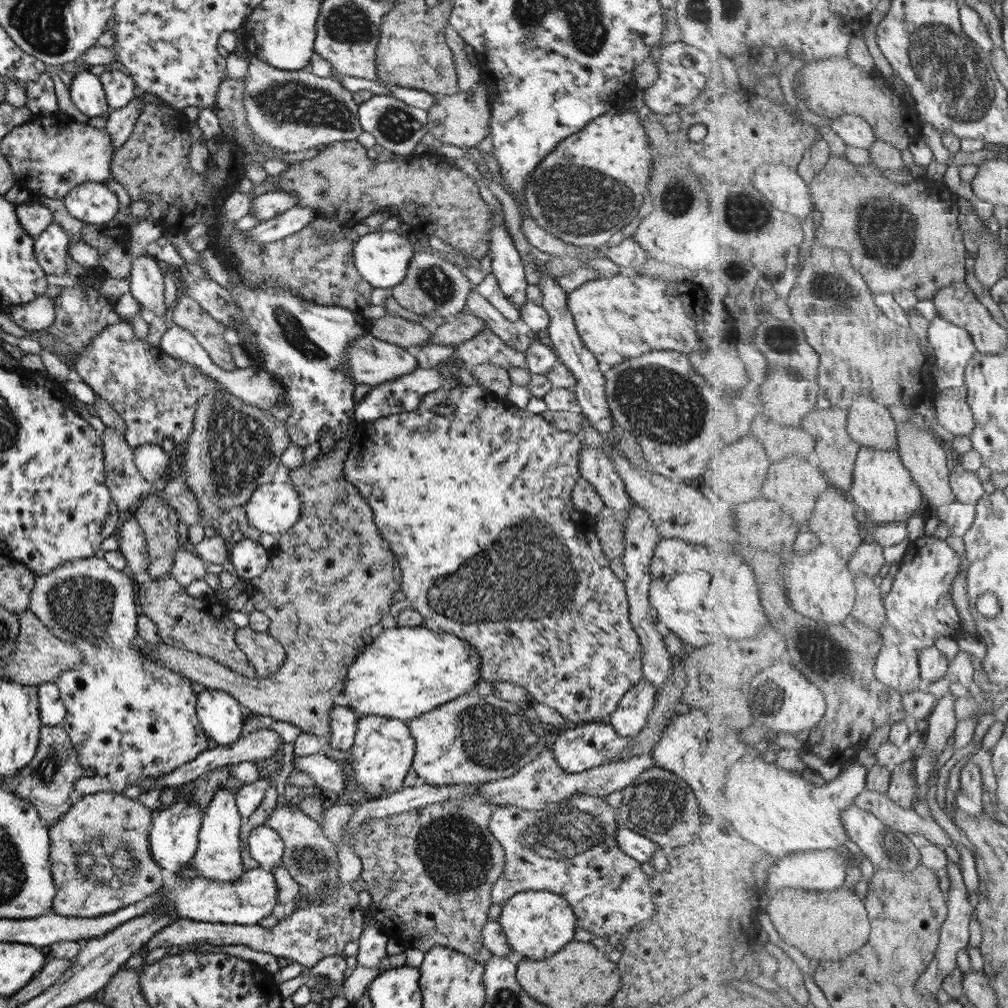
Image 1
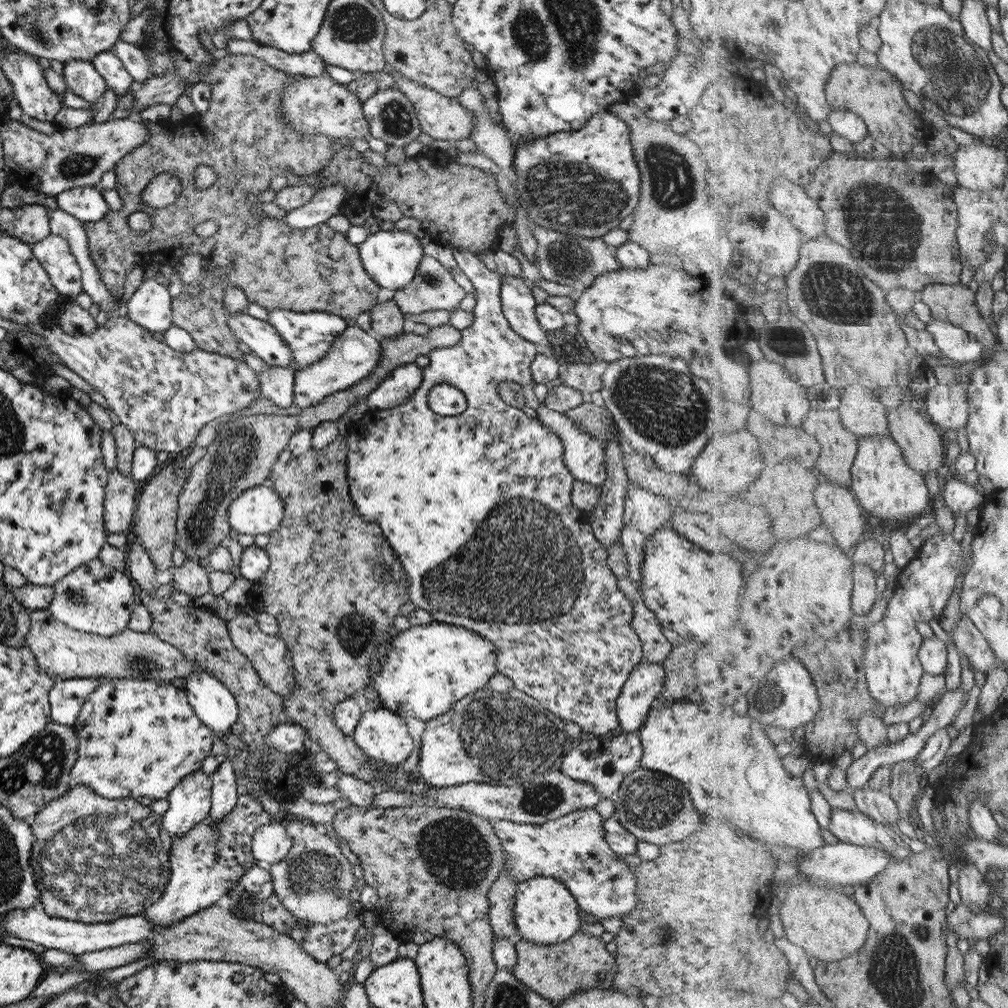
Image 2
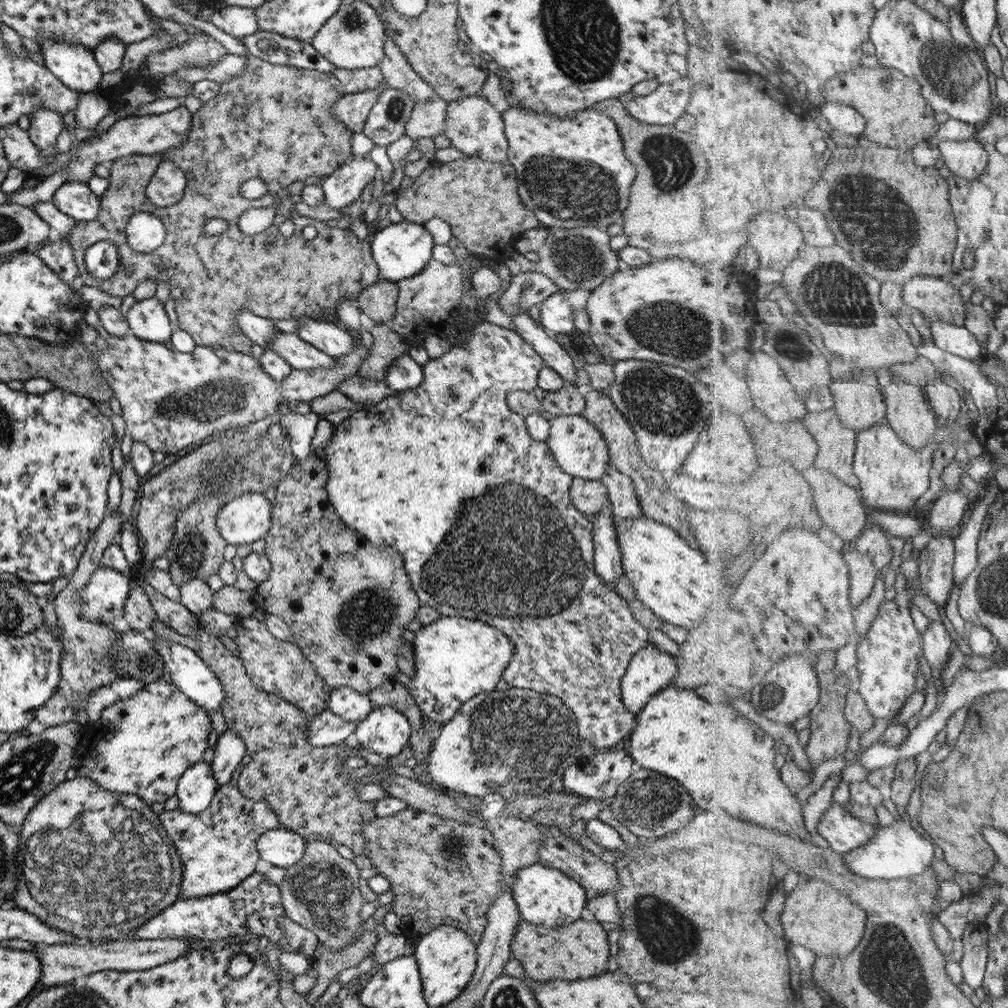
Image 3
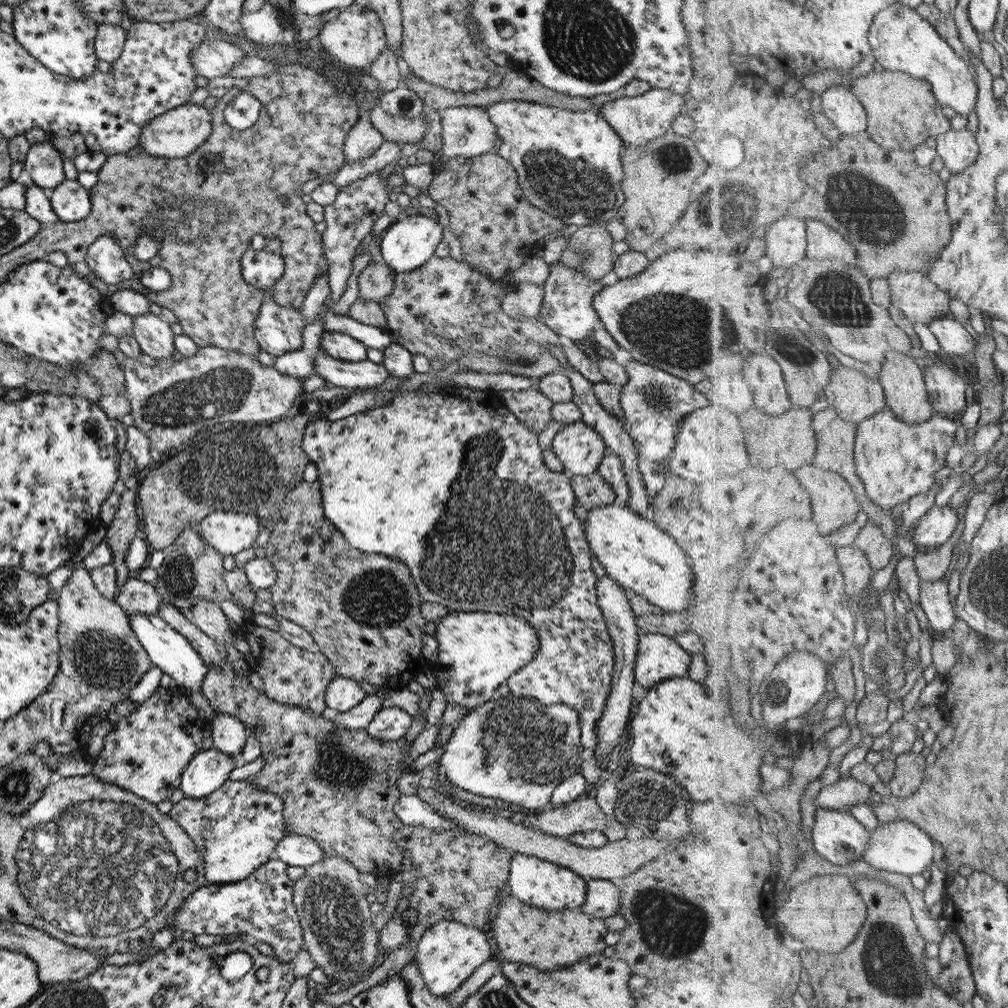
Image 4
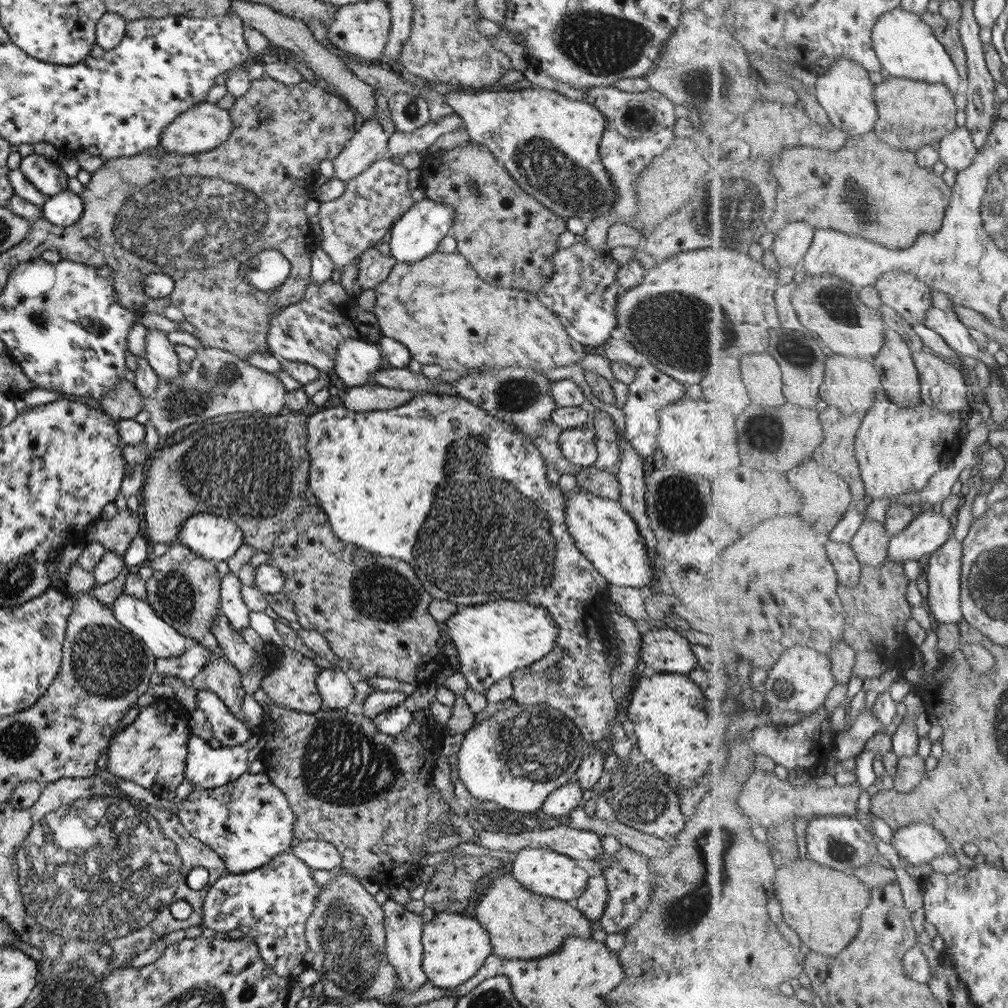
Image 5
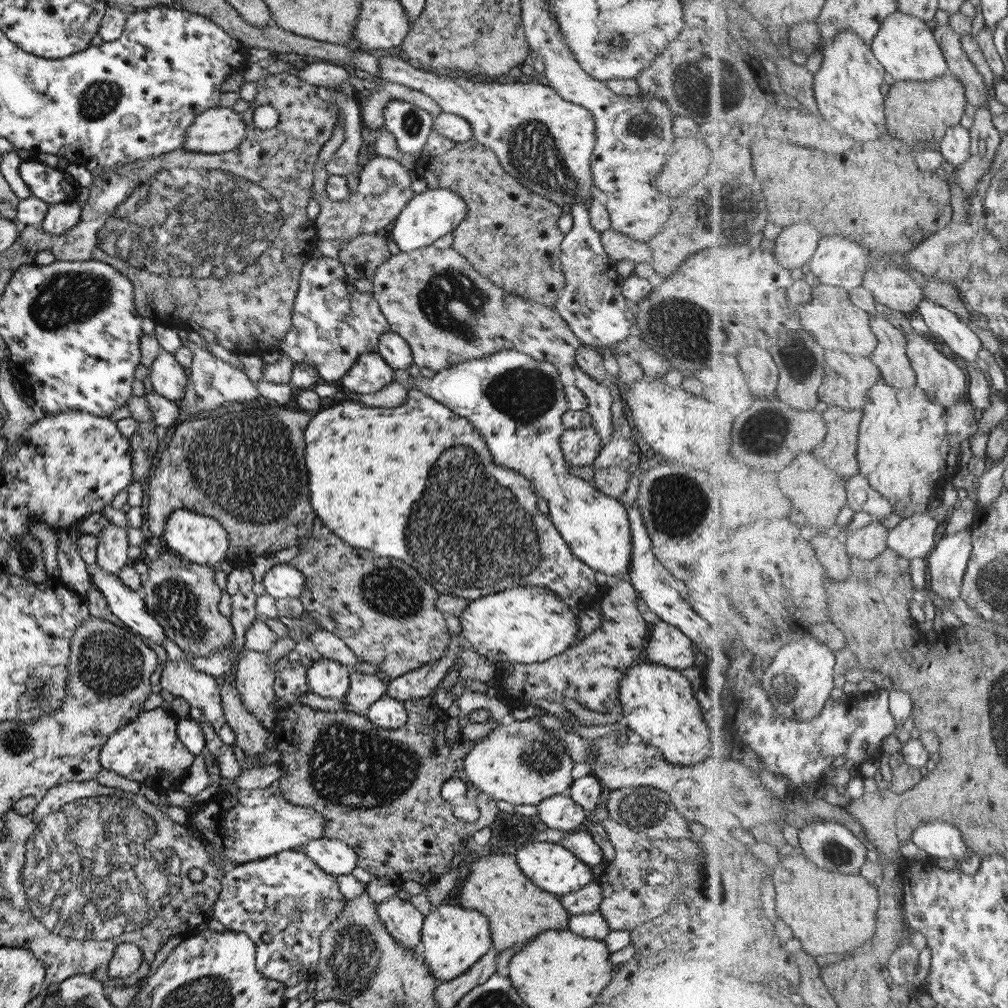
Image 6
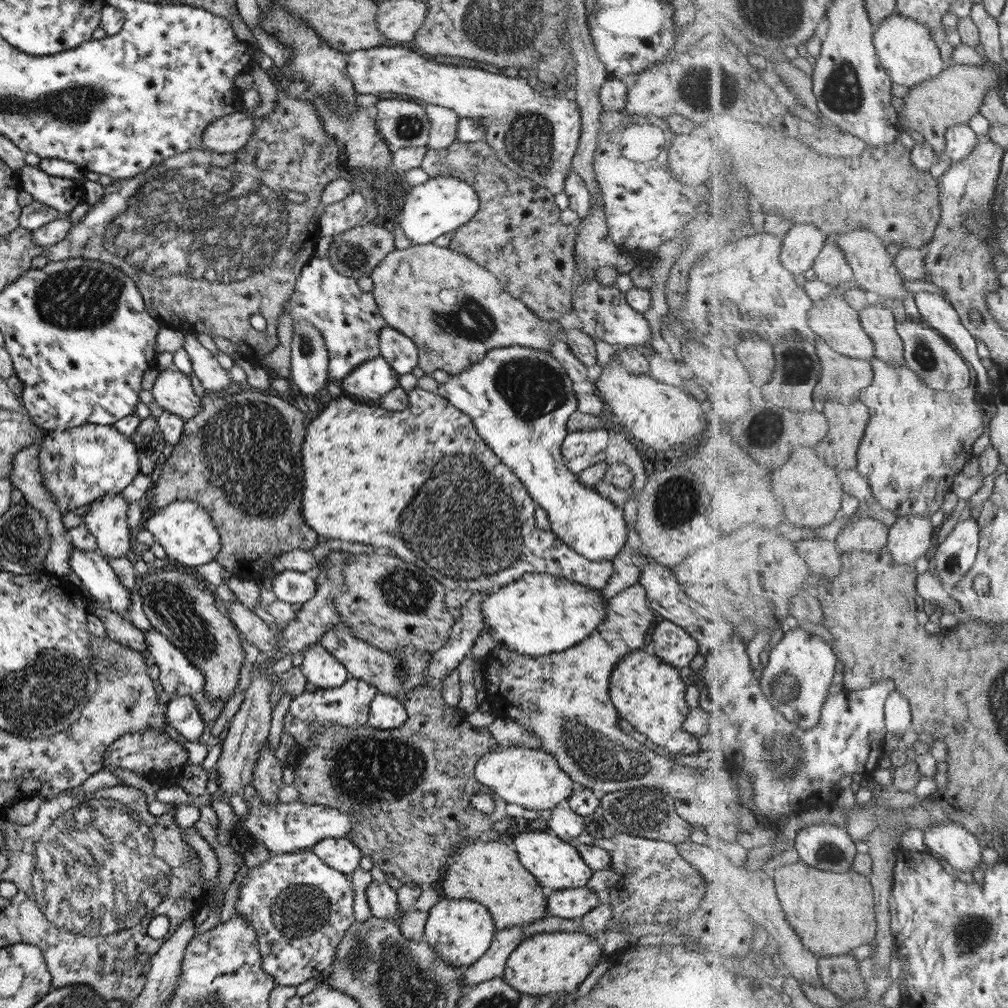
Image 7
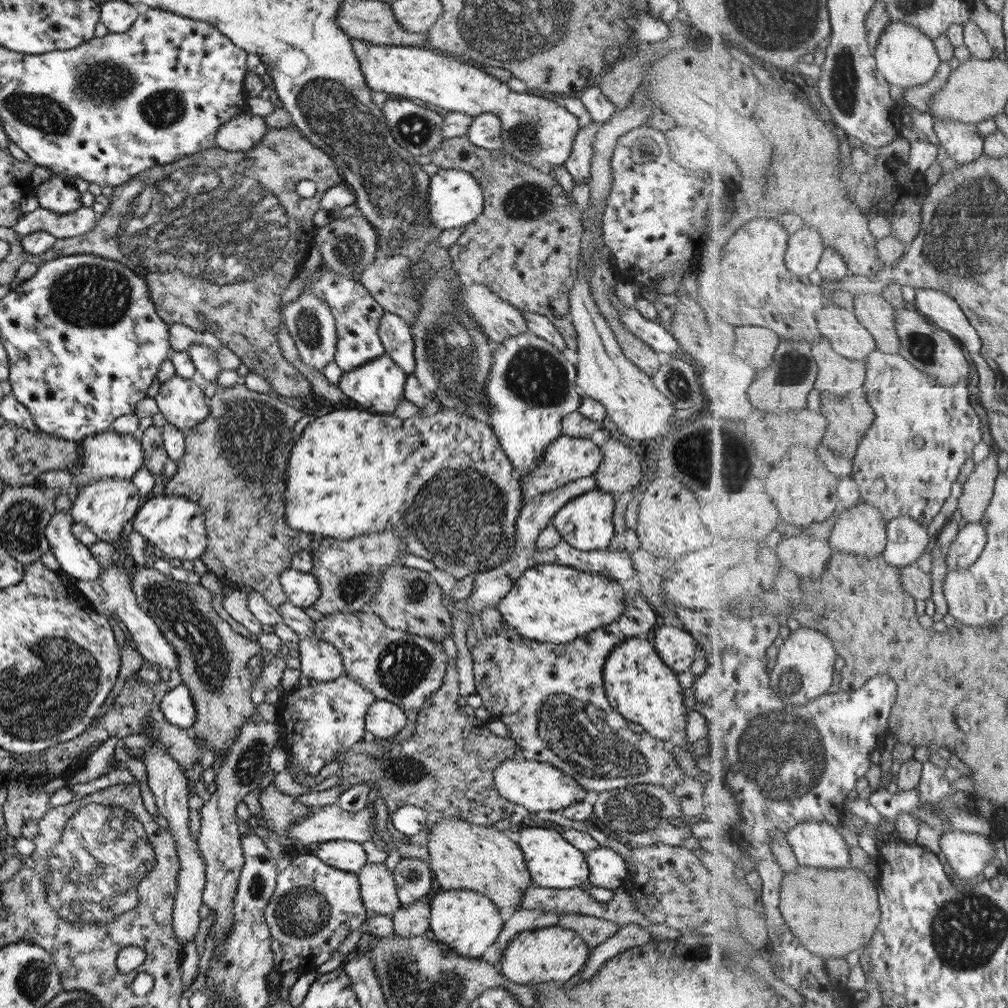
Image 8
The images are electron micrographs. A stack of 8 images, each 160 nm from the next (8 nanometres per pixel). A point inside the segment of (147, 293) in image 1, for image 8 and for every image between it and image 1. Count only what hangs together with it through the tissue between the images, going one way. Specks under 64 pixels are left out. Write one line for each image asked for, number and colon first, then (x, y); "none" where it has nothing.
2: (148, 307)
3: (146, 319)
4: (155, 338)
5: (160, 354)
6: (166, 375)
7: (171, 390)
8: (180, 401)

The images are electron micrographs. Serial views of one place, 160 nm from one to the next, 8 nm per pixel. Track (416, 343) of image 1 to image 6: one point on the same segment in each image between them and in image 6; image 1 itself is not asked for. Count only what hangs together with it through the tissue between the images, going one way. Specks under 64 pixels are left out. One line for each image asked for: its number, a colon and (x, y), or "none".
2: (386, 320)
3: (377, 301)
4: (375, 280)
5: (372, 267)
6: (359, 257)

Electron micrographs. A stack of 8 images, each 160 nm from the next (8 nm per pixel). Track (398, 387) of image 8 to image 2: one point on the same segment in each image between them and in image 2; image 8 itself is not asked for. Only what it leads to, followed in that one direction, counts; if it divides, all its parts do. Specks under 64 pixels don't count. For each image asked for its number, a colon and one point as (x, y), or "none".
2: (309, 334)
3: (324, 336)
4: (340, 346)
5: (355, 361)
6: (369, 373)
7: (370, 380)

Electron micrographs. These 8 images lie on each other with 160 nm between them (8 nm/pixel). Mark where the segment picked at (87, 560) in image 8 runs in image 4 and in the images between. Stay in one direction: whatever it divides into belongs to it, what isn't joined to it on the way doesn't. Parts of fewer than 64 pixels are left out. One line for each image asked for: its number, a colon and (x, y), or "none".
4: (166, 648)
5: (158, 637)
6: (127, 605)
7: (90, 568)

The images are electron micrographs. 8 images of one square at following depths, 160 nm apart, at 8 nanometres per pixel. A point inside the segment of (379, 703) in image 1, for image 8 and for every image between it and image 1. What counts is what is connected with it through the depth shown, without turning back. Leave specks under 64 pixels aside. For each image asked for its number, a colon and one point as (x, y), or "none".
2: (429, 667)
3: (455, 658)
4: (479, 650)
5: (492, 639)
6: (526, 625)
7: (537, 614)
8: (549, 603)

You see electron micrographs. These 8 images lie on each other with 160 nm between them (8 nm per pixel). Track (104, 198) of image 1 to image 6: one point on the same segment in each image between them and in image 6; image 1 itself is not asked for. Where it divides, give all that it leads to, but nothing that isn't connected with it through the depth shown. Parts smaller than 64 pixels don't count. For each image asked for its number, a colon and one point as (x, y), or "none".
2: (85, 204)
3: (74, 199)
4: (69, 200)
5: (62, 209)
6: (60, 217)

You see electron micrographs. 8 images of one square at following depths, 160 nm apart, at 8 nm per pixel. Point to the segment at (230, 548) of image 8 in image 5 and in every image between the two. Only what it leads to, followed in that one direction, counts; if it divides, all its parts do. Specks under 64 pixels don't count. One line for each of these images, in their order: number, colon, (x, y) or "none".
5: (251, 468)
6: (242, 464)
7: (238, 458)

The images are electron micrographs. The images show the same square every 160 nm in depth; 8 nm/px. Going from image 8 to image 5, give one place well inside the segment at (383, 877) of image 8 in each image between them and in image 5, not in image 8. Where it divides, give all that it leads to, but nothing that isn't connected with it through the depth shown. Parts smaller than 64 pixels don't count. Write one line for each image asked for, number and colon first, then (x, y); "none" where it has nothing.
5: (402, 930)
6: (400, 919)
7: (381, 899)

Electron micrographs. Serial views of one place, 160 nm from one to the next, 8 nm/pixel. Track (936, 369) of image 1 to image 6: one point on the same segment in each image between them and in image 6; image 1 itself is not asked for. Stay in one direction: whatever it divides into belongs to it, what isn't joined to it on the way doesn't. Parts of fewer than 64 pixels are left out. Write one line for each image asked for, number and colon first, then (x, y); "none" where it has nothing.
2: (957, 344)
3: (956, 339)
4: (954, 338)
5: (947, 323)
6: (948, 325)

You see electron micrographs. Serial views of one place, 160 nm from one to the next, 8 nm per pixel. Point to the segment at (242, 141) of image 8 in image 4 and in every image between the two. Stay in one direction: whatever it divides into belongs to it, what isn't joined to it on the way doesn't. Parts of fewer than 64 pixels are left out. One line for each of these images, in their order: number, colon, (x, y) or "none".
4: (174, 134)
5: (205, 126)
6: (216, 130)
7: (225, 134)

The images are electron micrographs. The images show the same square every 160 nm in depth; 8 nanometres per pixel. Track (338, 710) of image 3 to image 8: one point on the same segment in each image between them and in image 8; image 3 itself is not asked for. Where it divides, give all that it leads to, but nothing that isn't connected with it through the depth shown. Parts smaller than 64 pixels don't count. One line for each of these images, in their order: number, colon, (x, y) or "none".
4: (341, 694)
5: (333, 687)
6: (325, 677)
7: (318, 666)
8: (320, 661)

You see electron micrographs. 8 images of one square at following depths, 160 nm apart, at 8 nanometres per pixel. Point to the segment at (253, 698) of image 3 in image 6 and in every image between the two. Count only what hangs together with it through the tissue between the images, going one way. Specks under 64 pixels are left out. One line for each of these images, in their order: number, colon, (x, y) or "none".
4: (337, 786)
5: (362, 791)
6: (368, 782)

